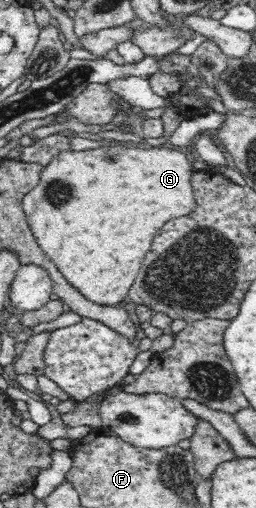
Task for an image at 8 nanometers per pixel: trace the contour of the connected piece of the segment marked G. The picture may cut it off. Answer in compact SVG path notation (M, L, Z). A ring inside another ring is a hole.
M107 145L82 151L70 149L43 166L40 183L23 197L23 210L37 244L64 279L95 304L116 306L134 283L156 231L166 221L188 215L197 206L190 185L193 173L186 154L162 146L138 149Z

